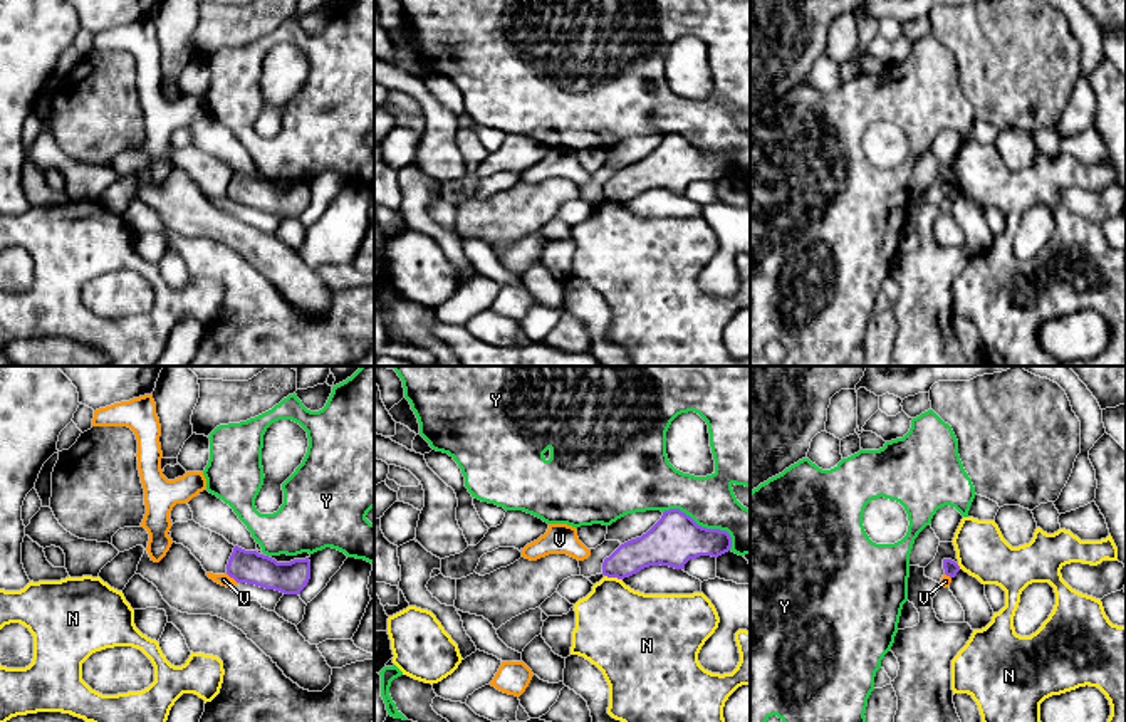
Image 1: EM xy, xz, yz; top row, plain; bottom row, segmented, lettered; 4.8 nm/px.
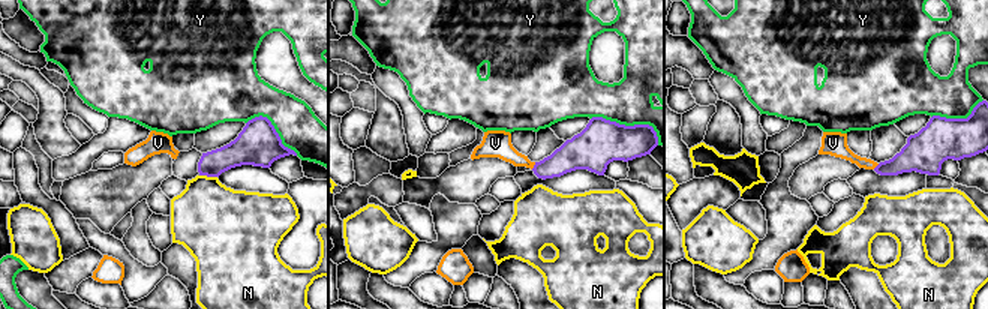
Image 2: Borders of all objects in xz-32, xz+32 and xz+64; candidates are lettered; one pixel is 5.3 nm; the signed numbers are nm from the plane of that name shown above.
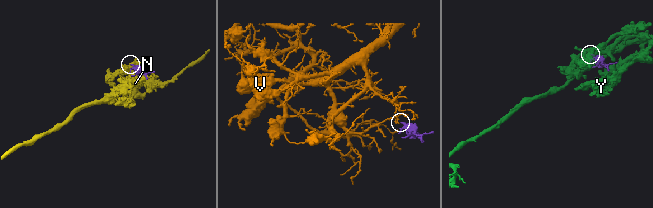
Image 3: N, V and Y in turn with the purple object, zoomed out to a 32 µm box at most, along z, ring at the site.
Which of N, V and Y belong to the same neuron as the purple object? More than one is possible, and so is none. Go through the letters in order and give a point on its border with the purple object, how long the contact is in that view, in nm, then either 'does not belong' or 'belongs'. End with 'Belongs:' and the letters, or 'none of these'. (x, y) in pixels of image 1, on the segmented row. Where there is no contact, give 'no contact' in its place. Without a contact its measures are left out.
N: meets purple in xz at (613, 576); contact 90 nm long; does not belong
V: meets purple in xy at (232, 576); contact 80 nm long; does not belong
Y: meets purple in xz at (703, 528); contact 380 nm long; does not belong
Belongs: none of these

